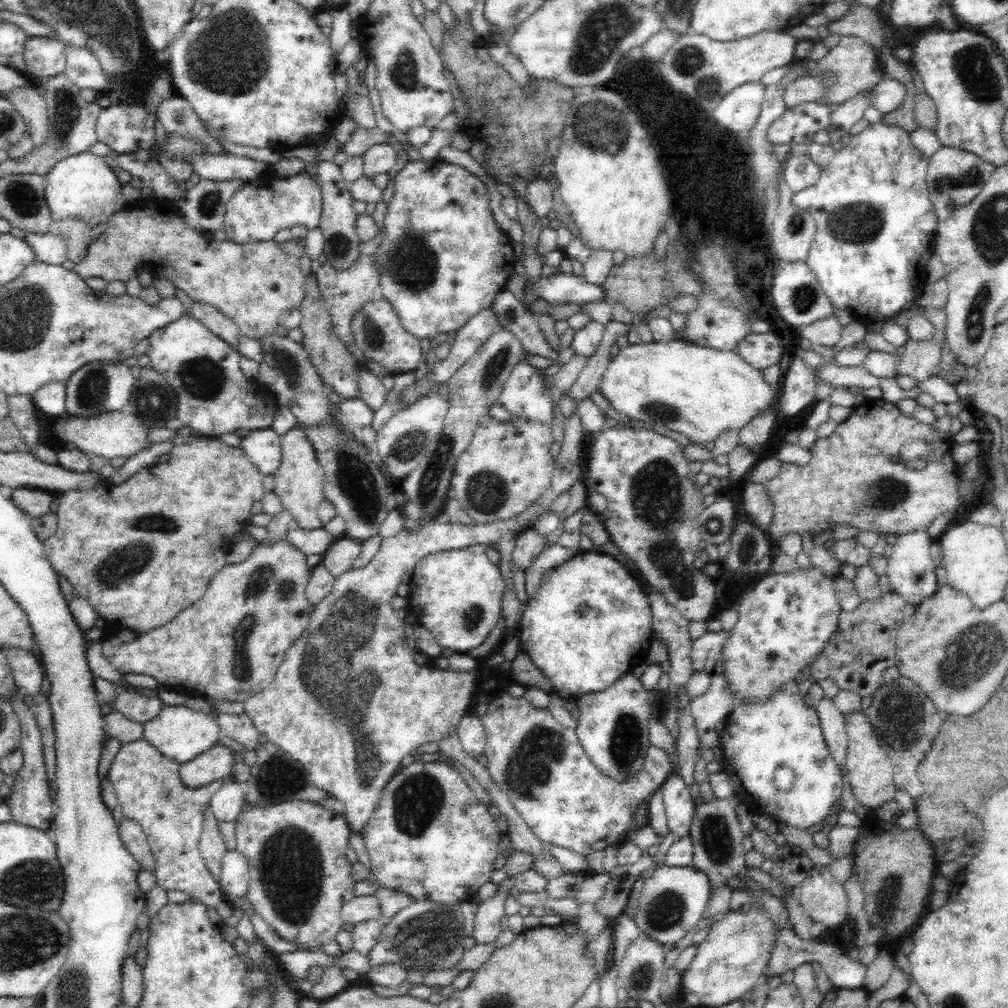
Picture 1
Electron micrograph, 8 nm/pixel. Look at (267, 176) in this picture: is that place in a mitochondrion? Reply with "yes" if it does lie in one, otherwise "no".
no

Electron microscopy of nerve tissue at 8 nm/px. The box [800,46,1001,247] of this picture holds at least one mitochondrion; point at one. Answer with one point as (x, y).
(946, 183)

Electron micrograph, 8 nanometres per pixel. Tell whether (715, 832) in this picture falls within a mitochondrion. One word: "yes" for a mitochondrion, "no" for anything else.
yes

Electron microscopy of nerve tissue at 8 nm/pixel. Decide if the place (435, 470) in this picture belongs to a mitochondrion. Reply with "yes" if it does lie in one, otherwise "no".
yes

